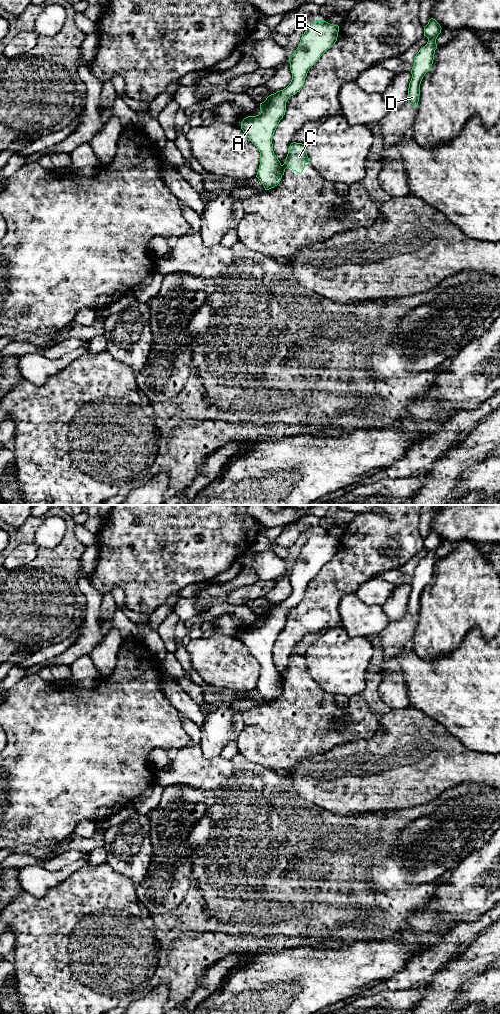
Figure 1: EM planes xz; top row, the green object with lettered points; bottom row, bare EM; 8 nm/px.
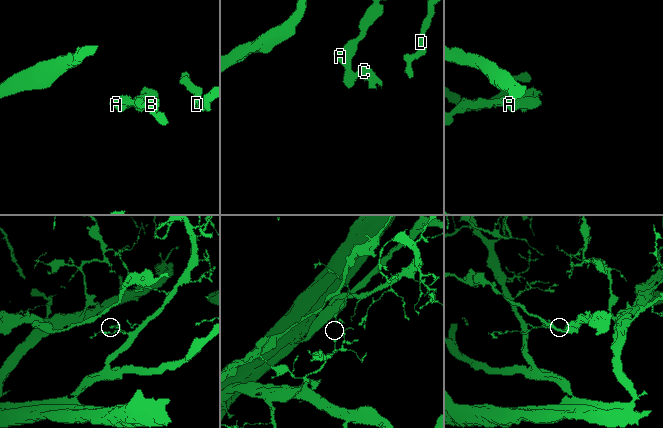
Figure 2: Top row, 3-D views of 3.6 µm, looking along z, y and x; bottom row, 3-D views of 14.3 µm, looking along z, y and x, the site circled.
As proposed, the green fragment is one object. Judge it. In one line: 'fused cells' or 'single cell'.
fused cells

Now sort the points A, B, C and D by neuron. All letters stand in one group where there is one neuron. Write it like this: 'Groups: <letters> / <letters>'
Groups: A B D / C

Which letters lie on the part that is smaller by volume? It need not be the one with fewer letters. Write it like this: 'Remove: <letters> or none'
Remove: C

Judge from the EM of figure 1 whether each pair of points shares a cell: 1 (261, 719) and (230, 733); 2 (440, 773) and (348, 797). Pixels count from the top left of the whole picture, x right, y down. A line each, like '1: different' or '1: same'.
1: different
2: same

